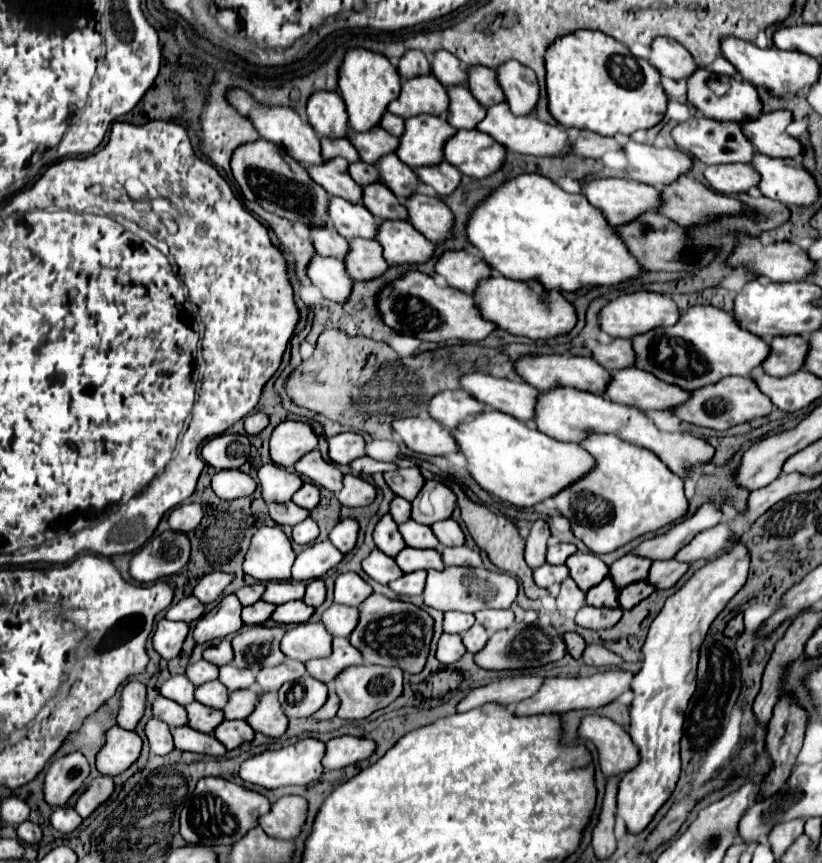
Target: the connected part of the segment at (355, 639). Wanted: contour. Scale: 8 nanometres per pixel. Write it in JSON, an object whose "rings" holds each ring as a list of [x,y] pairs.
{"rings":[[[372,594],[360,608],[360,622],[350,636],[350,644],[362,652],[364,662],[368,664],[396,666],[404,672],[420,674],[430,652],[432,634],[434,620],[428,612],[410,602],[390,600],[382,594]]]}

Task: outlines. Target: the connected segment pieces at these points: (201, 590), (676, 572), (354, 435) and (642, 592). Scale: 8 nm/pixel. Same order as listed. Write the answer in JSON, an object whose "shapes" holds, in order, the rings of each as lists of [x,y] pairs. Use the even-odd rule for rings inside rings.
{"shapes":[[[[210,572],[210,574],[206,574],[206,576],[198,582],[198,586],[194,588],[194,596],[196,596],[200,602],[210,604],[210,602],[214,602],[214,600],[224,592],[224,588],[226,588],[232,580],[234,580],[232,574],[226,574],[226,572]]],[[[664,560],[664,562],[654,562],[648,574],[648,582],[656,590],[668,590],[672,588],[680,576],[688,570],[688,564],[676,562],[676,560]]],[[[342,432],[328,440],[330,444],[330,458],[336,464],[350,464],[352,460],[366,454],[364,438],[358,432]]],[[[644,580],[644,582],[636,582],[632,586],[626,586],[622,590],[622,594],[618,594],[618,604],[622,610],[630,610],[636,604],[640,604],[644,598],[648,598],[654,592],[654,588]]]]}

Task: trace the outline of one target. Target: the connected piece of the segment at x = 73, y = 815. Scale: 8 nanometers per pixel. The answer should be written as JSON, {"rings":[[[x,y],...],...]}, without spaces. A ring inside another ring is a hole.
{"rings":[[[62,806],[62,808],[56,808],[54,814],[50,816],[50,822],[52,826],[62,832],[62,834],[70,834],[74,832],[80,824],[82,824],[82,818],[78,816],[78,812],[74,808],[68,808],[68,806]]]}

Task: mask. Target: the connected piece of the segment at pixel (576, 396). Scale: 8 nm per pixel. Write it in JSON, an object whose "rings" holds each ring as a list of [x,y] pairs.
{"rings":[[[556,388],[552,392],[542,392],[538,398],[536,416],[532,424],[554,440],[574,442],[574,444],[580,444],[588,434],[614,434],[624,442],[652,450],[674,474],[682,478],[688,478],[690,468],[698,464],[702,466],[710,464],[710,460],[714,458],[714,446],[710,446],[706,440],[688,432],[686,434],[662,432],[656,428],[652,418],[648,418],[642,410],[636,410],[634,406],[624,406],[600,394],[582,392],[574,388]]]}

